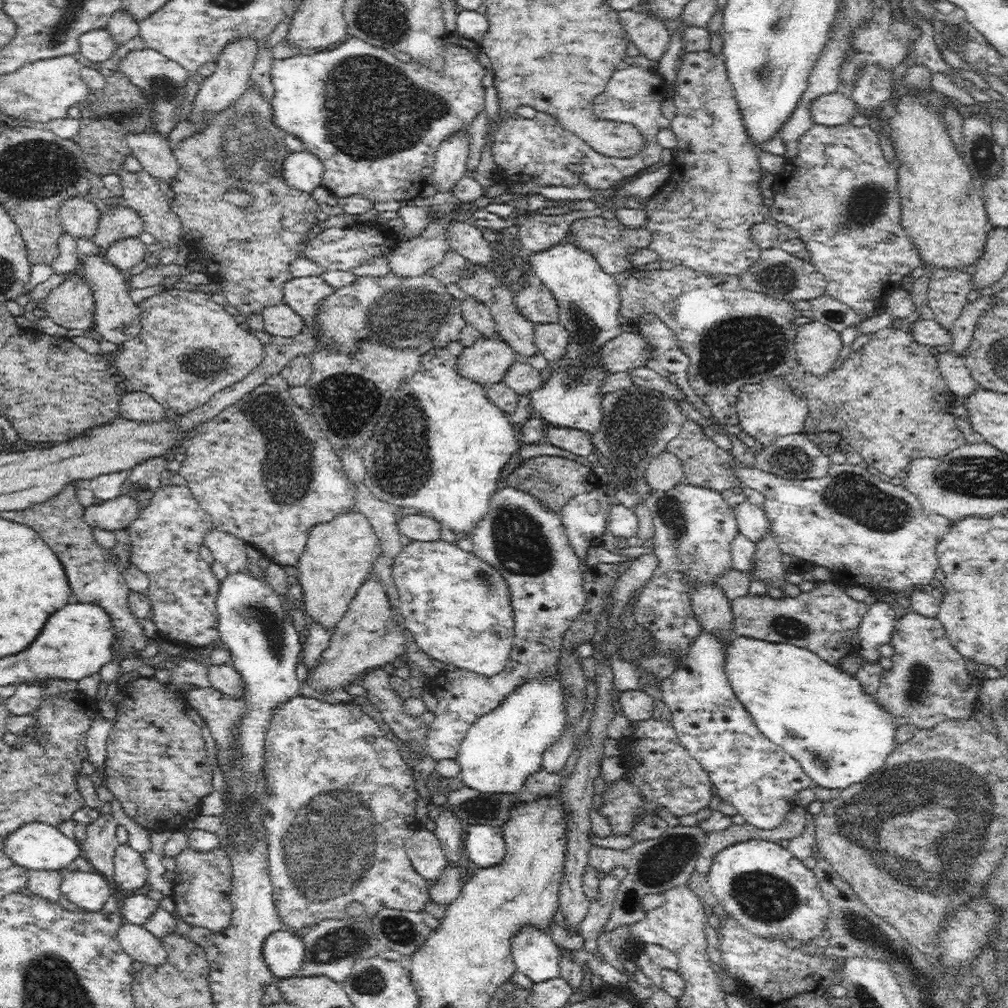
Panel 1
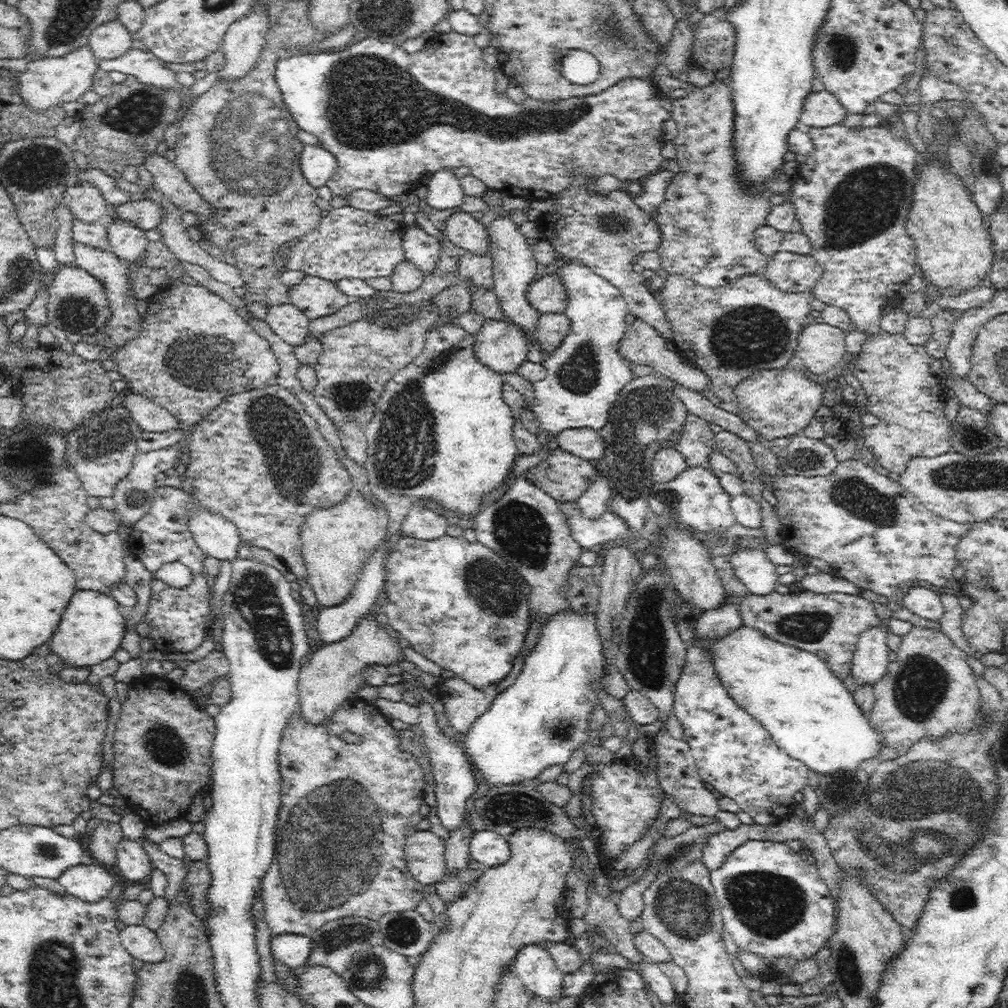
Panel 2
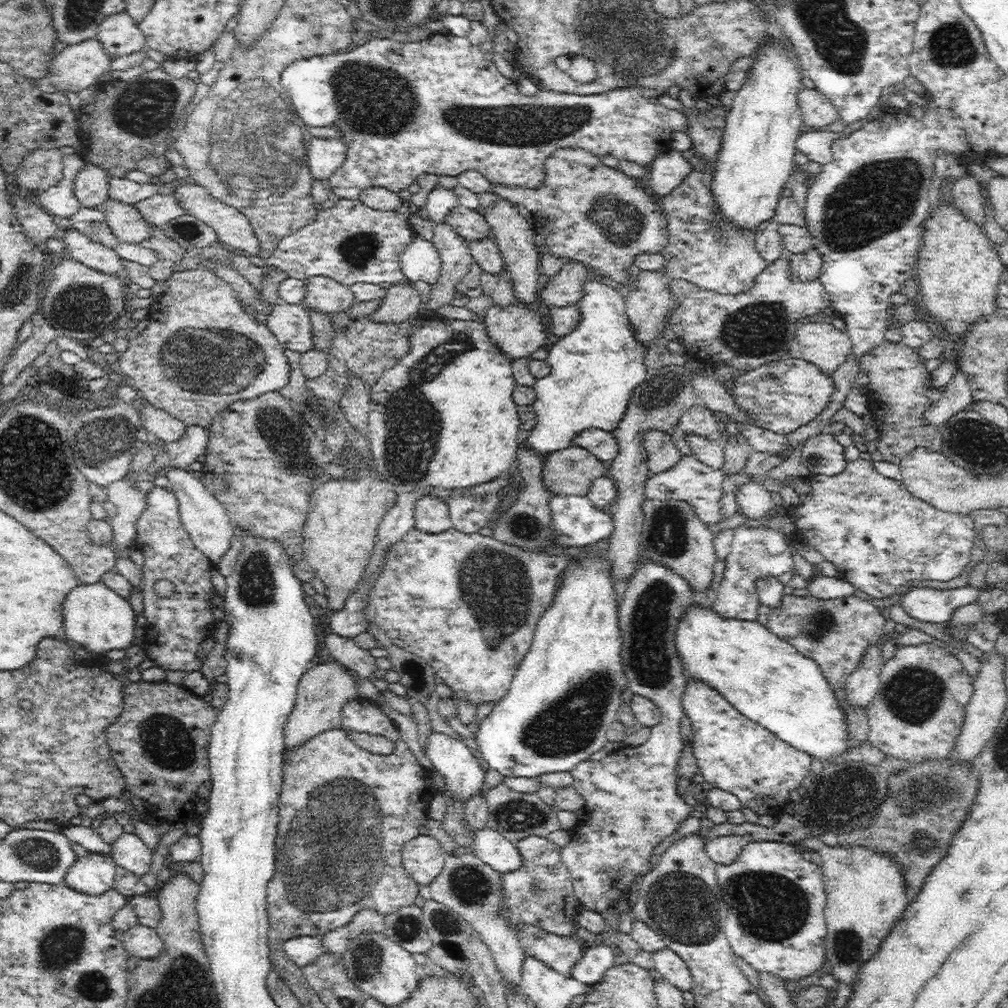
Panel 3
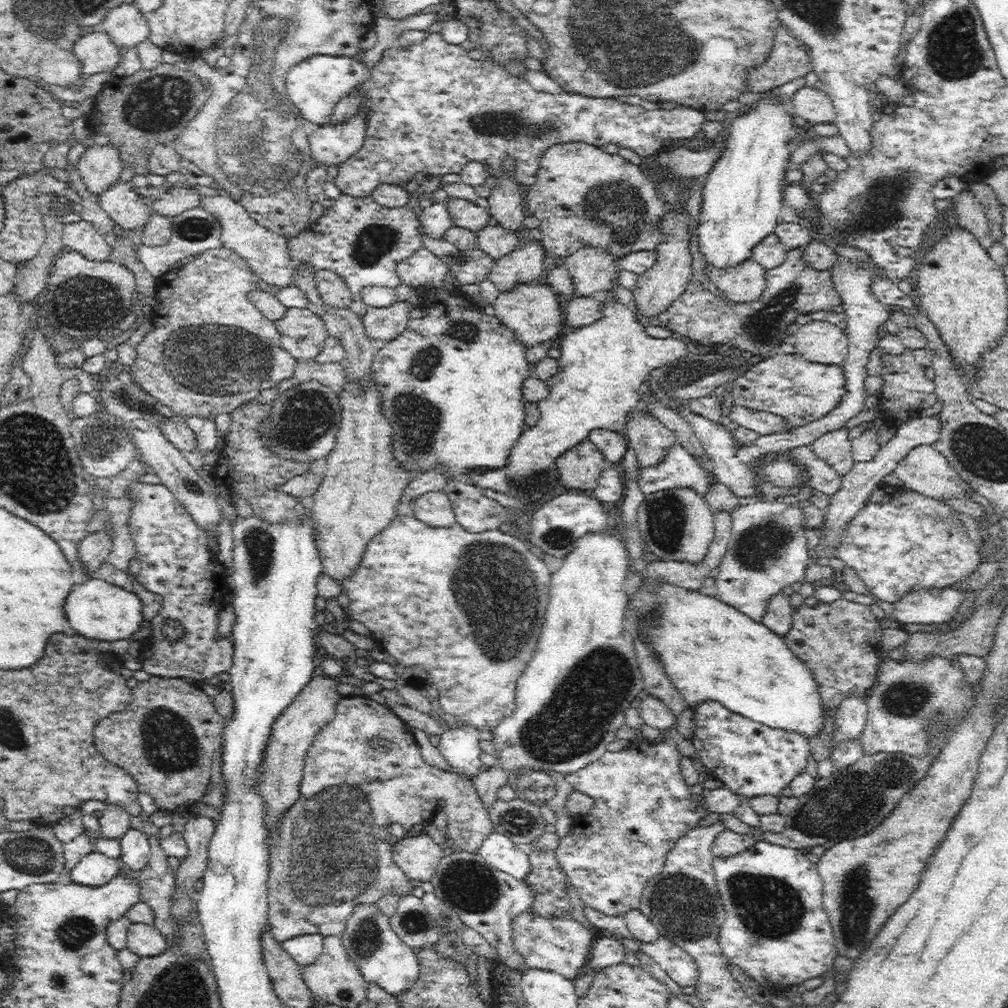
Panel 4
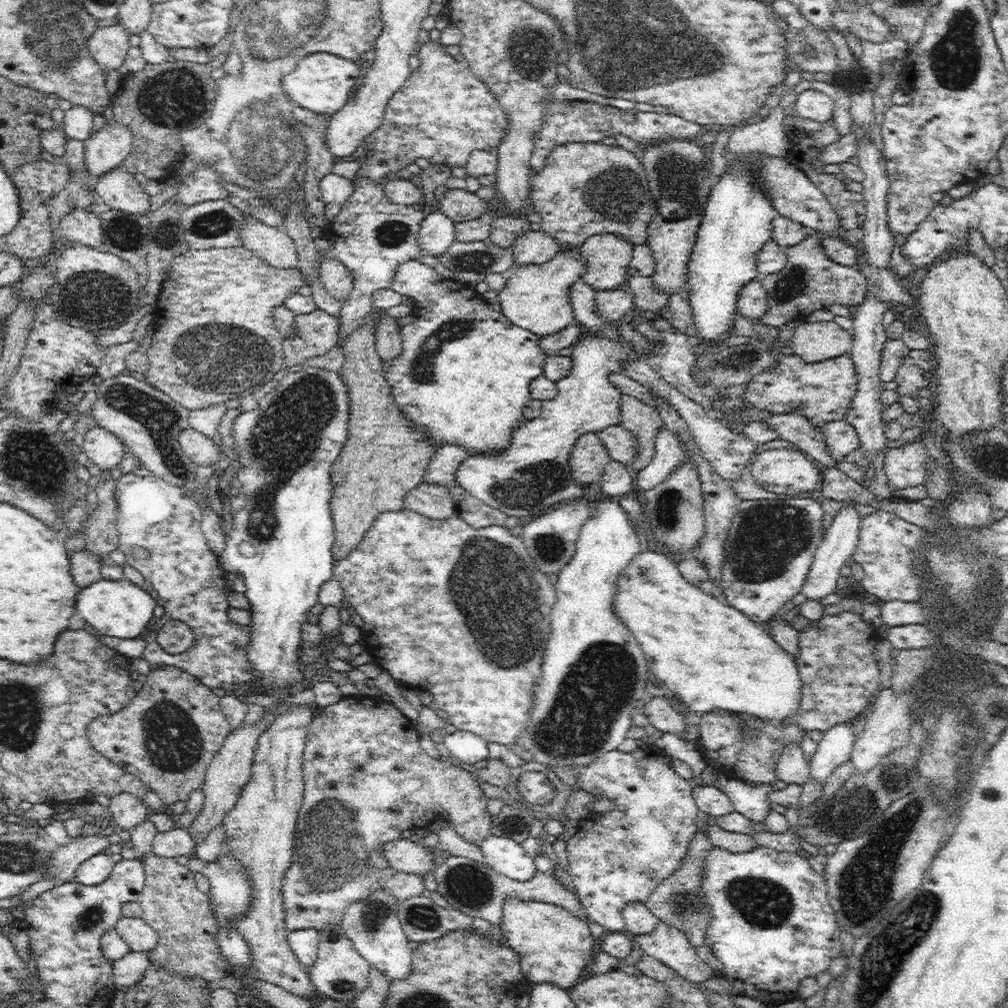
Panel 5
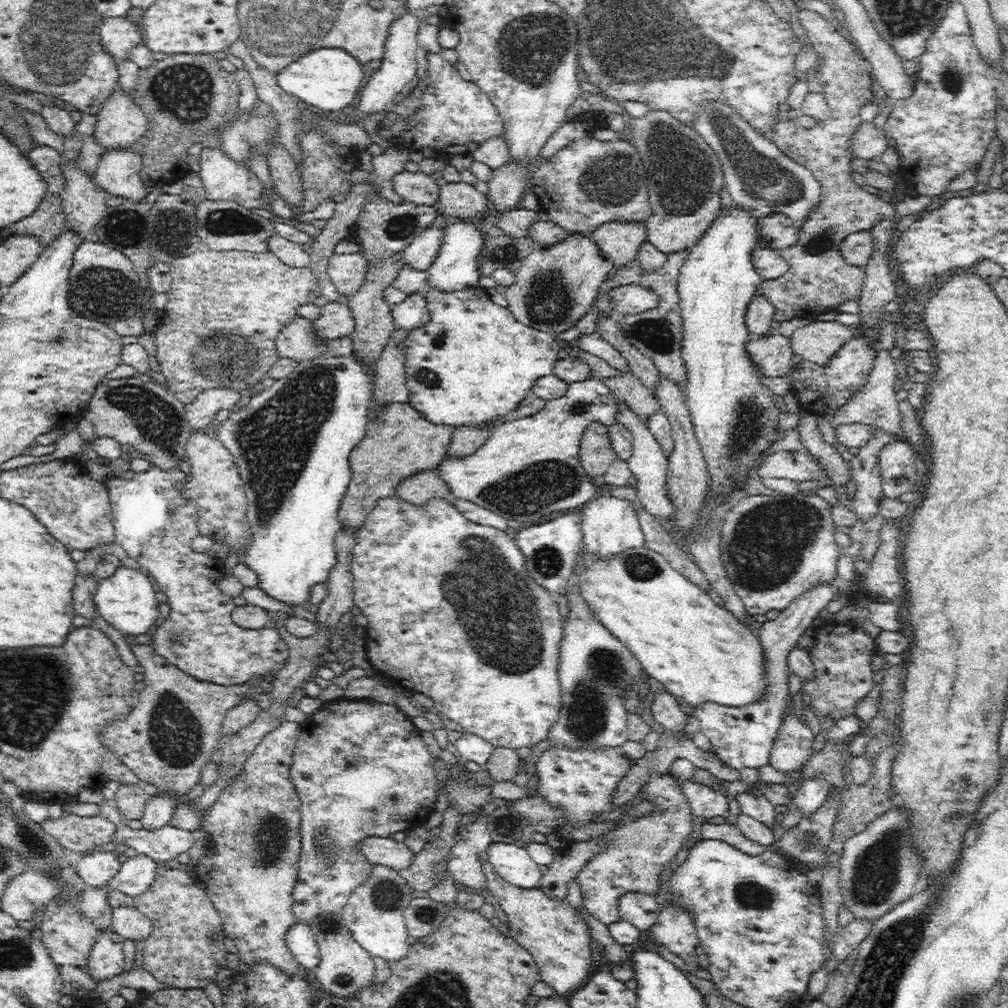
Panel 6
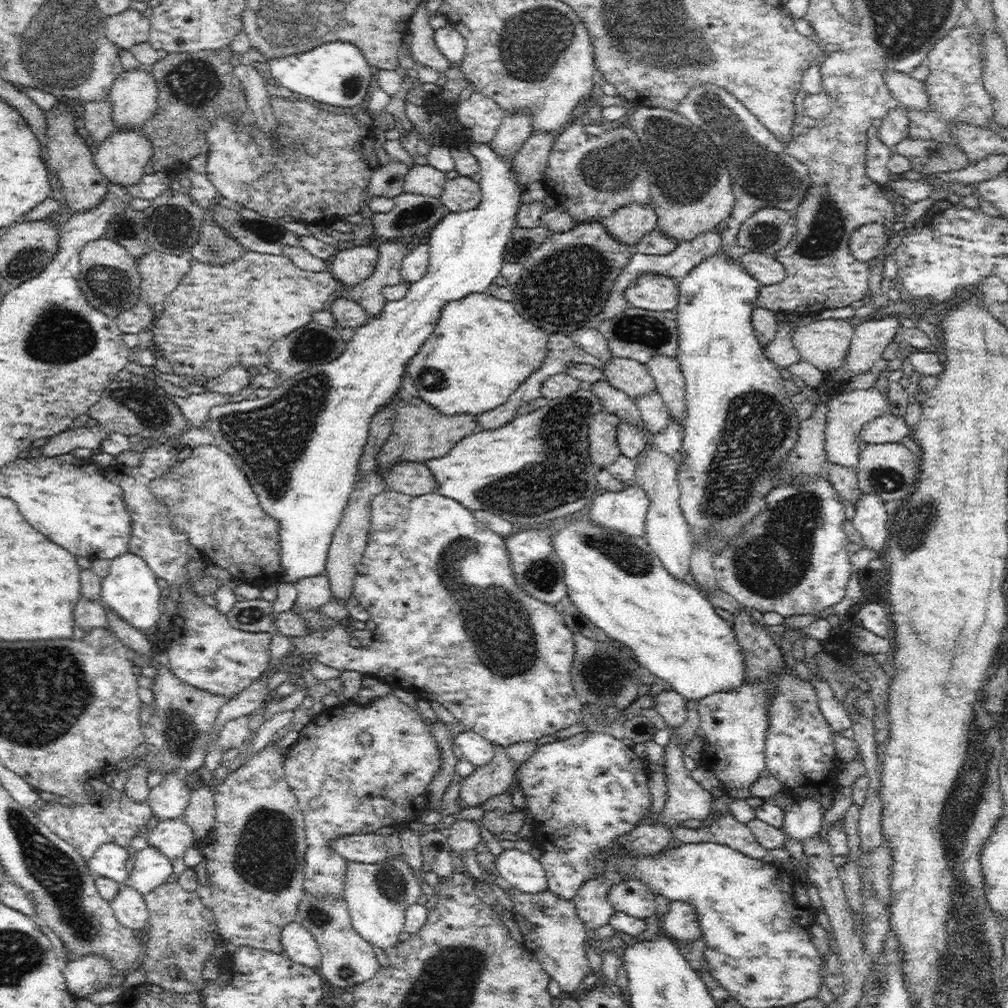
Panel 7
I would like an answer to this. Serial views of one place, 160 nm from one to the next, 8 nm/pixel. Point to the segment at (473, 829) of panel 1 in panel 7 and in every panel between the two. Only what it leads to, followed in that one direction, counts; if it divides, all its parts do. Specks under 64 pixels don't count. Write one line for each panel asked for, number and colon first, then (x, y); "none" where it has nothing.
2: (488, 848)
3: (497, 851)
4: (499, 850)
5: (504, 855)
6: (513, 863)
7: (520, 869)

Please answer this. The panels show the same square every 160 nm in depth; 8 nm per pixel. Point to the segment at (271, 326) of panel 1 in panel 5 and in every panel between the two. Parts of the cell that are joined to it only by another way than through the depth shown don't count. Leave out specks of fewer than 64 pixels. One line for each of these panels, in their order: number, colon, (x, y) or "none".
2: (288, 322)
3: (291, 323)
4: (302, 333)
5: (315, 334)

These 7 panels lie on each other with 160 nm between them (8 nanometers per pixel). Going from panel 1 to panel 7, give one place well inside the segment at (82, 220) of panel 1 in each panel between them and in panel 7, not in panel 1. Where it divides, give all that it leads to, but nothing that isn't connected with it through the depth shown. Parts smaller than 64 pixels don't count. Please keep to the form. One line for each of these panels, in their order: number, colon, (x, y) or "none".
2: (85, 201)
3: (90, 186)
4: (100, 166)
5: (105, 149)
6: (120, 123)
7: (134, 95)

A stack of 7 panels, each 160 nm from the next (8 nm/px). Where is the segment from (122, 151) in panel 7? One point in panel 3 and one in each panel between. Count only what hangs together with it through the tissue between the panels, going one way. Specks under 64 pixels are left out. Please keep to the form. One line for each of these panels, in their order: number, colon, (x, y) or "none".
3: (126, 222)
4: (127, 208)
5: (119, 189)
6: (118, 172)

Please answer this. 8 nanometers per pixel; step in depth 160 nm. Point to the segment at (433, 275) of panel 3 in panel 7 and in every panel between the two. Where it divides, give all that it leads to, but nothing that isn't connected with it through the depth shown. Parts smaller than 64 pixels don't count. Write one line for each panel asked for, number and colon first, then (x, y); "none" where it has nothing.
4: (451, 384)
5: (464, 372)
6: (471, 363)
7: (482, 350)

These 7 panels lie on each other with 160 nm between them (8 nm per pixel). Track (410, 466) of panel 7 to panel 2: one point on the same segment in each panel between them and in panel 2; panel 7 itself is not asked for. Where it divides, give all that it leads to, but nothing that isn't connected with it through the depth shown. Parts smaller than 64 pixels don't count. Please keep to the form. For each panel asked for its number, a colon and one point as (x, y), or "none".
2: (423, 523)
3: (431, 514)
4: (434, 509)
5: (433, 501)
6: (418, 489)

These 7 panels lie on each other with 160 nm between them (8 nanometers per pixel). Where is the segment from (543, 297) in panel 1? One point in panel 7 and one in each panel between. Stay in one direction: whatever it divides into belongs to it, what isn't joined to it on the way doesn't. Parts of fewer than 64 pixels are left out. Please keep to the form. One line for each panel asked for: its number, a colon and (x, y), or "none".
2: (547, 294)
3: (564, 288)
4: (592, 269)
5: (607, 256)
6: (620, 241)
7: (628, 224)

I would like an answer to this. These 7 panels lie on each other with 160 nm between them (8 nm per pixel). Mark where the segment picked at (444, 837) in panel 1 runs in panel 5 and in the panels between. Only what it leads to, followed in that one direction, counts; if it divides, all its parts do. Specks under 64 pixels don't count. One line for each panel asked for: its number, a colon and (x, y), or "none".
2: (454, 781)
3: (463, 776)
4: (460, 746)
5: (469, 748)

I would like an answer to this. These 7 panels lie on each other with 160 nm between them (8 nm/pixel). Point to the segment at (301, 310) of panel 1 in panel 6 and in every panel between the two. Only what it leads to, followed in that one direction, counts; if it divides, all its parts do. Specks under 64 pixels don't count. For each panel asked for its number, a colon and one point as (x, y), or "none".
2: (316, 297)
3: (323, 294)
4: (333, 290)
5: (338, 282)
6: (348, 272)

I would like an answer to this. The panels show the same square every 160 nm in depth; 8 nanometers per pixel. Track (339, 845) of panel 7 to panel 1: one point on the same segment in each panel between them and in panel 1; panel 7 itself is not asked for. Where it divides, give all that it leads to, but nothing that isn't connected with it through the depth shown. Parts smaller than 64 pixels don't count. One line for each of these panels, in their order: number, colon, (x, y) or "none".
1: (423, 848)
2: (424, 851)
3: (423, 857)
4: (418, 856)
5: (404, 855)
6: (378, 850)

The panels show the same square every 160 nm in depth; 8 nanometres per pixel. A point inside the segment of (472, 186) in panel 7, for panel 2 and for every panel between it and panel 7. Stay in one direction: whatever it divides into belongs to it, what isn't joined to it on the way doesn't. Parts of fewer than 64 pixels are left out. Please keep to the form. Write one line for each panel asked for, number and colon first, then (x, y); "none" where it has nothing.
2: (463, 230)
3: (468, 223)
4: (464, 213)
5: (461, 205)
6: (463, 200)

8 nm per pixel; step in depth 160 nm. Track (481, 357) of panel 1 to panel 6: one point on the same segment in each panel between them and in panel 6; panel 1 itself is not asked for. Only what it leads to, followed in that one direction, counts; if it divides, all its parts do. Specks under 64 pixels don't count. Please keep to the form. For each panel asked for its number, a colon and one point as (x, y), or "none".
2: (501, 345)
3: (518, 330)
4: (532, 310)
5: (536, 297)
6: (555, 287)

